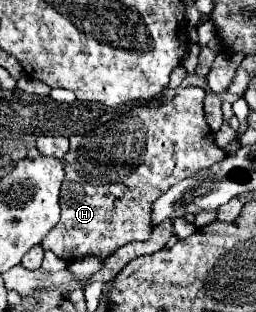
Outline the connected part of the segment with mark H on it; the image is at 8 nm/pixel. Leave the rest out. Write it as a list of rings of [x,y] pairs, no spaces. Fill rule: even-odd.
[[[185,87],[179,89],[169,103],[159,107],[133,107],[91,133],[69,137],[71,147],[63,157],[65,179],[61,187],[61,221],[41,241],[43,249],[51,249],[65,261],[83,259],[89,255],[107,259],[129,241],[147,241],[153,231],[153,203],[159,199],[159,195],[163,195],[173,183],[179,183],[181,179],[187,179],[225,157],[225,151],[215,145],[213,131],[205,121],[203,97],[203,89]]]

